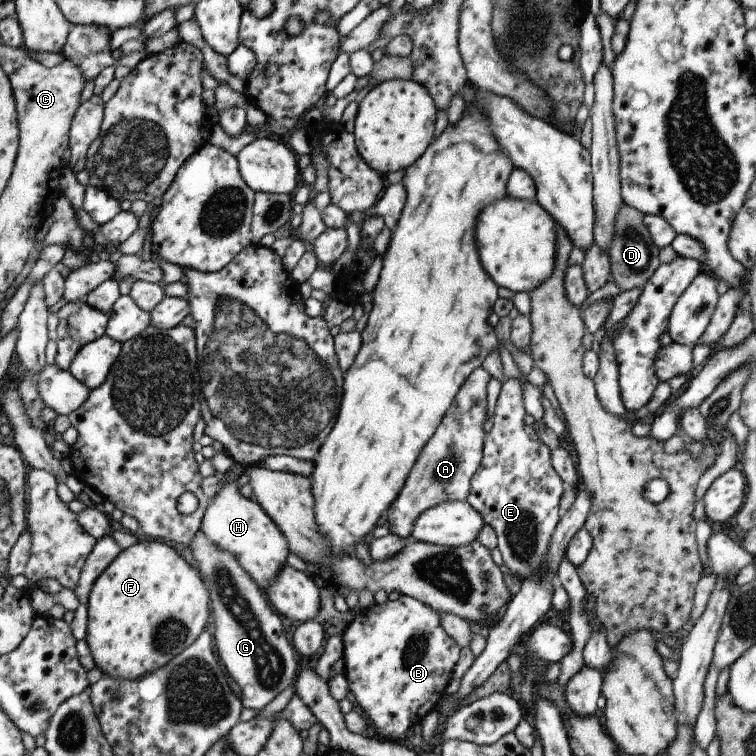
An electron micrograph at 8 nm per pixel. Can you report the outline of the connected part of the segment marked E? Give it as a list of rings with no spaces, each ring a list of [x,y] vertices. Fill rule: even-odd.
[[[518,379],[502,383],[494,410],[493,428],[485,436],[483,457],[472,477],[467,501],[494,529],[505,565],[527,579],[543,571],[548,545],[561,519],[559,502],[566,486],[552,466],[551,450],[539,439],[534,426],[524,423],[527,412]]]

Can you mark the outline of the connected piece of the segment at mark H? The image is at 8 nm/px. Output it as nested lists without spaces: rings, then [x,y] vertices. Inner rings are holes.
[[[237,463],[229,469],[226,474],[228,478],[225,481],[224,488],[221,488],[217,494],[210,499],[211,503],[205,510],[201,530],[213,543],[217,544],[219,549],[231,552],[239,560],[242,568],[259,584],[259,587],[267,589],[277,577],[277,574],[287,564],[286,557],[289,553],[289,542],[286,535],[276,526],[276,523],[266,514],[266,511],[250,498],[245,498],[240,494],[240,489],[236,486],[238,478],[244,474],[245,468]]]

